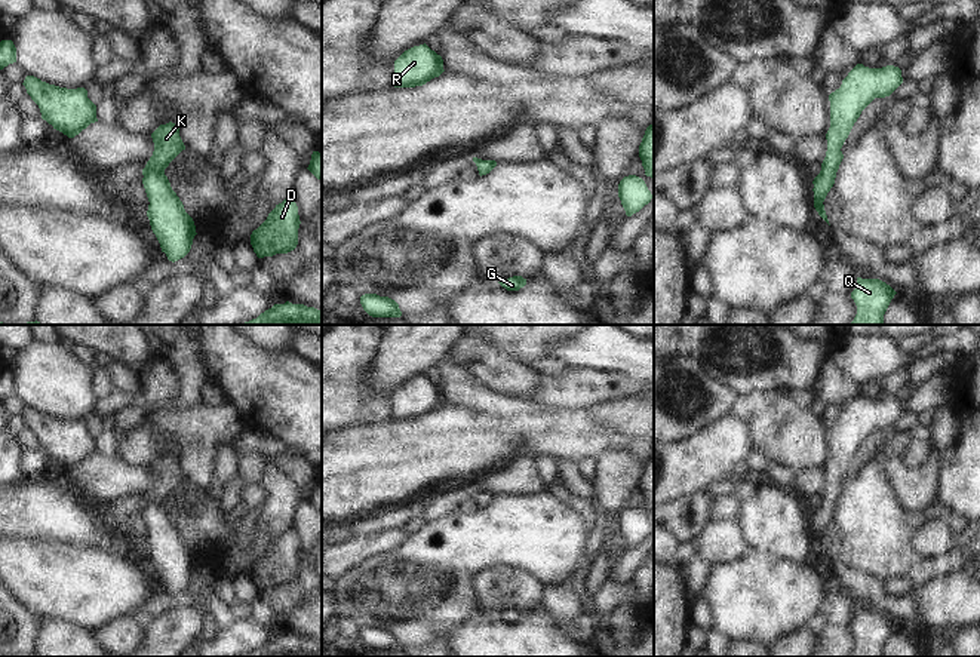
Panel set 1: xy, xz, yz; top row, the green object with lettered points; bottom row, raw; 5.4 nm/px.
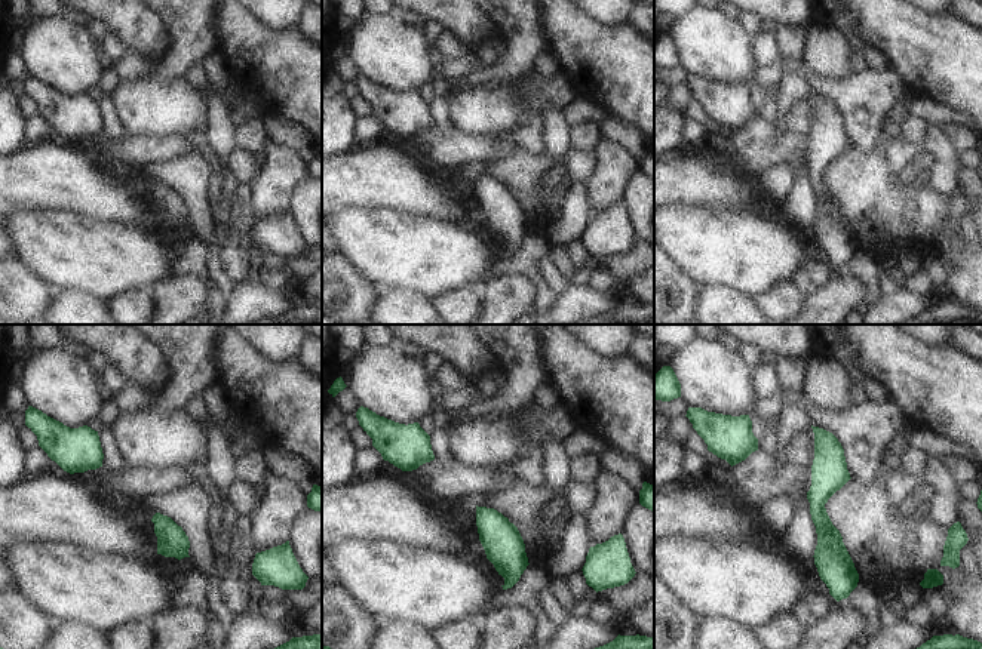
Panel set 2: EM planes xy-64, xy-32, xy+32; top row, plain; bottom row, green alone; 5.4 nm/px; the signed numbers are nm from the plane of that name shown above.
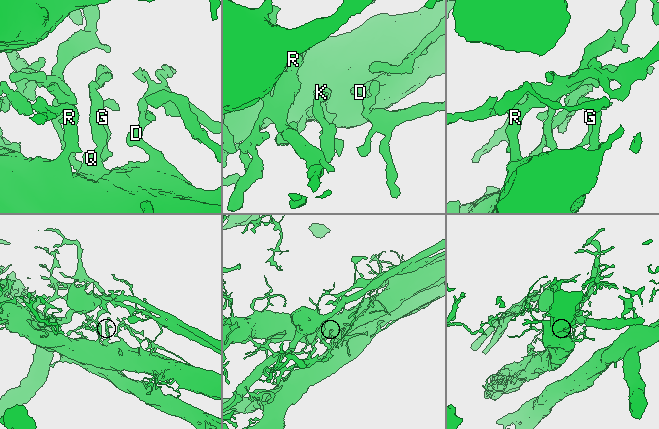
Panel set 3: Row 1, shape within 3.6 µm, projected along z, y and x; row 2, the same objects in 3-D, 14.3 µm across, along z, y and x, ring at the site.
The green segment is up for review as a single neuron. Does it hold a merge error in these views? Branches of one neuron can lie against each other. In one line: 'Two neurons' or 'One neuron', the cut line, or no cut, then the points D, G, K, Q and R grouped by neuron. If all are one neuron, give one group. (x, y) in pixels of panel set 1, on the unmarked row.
One neuron. No split. Groups: D G K Q R

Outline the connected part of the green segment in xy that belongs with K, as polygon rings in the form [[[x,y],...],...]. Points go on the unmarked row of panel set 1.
[[[169,454],[151,466],[154,483],[142,501],[142,516],[148,529],[147,549],[162,584],[175,595],[184,590],[197,567],[193,550],[172,522],[165,501],[185,478],[179,469],[179,458]]]

